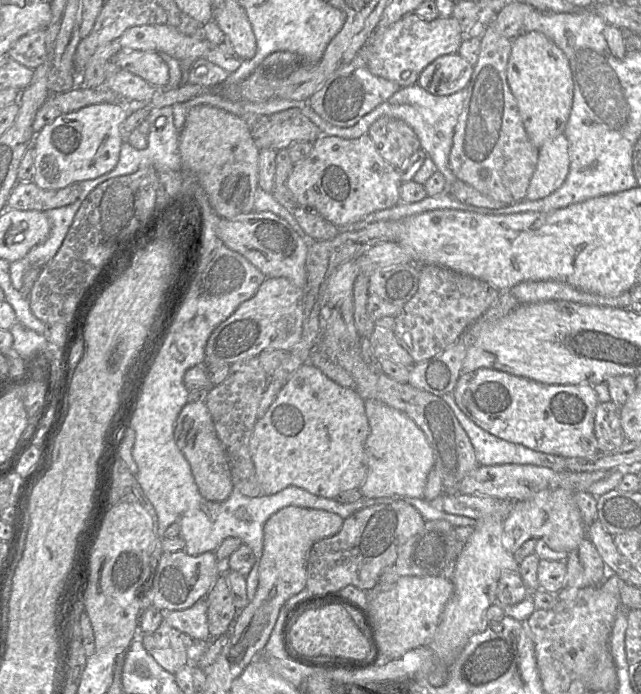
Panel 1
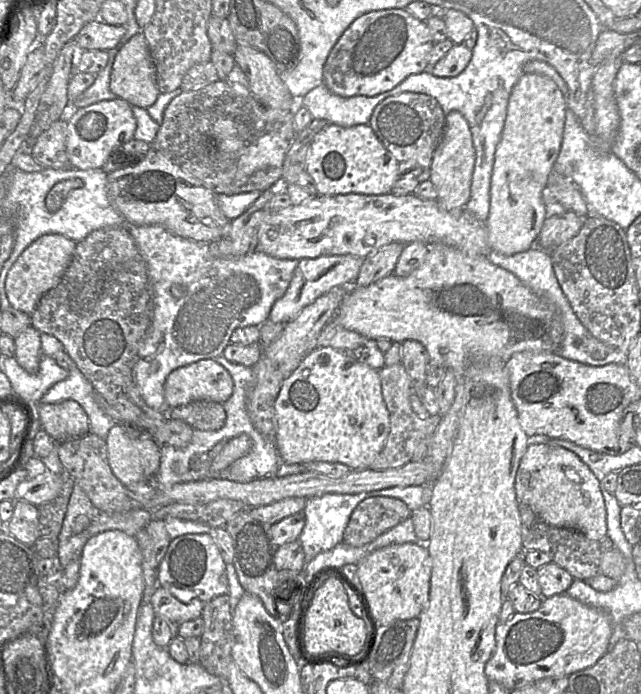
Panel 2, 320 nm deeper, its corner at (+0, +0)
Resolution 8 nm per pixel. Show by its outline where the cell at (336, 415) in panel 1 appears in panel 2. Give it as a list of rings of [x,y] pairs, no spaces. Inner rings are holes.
[[[316,347],[283,381],[274,404],[277,421],[275,446],[285,464],[315,461],[342,463],[351,470],[369,468],[384,448],[390,416],[382,395],[379,371],[332,347]]]

